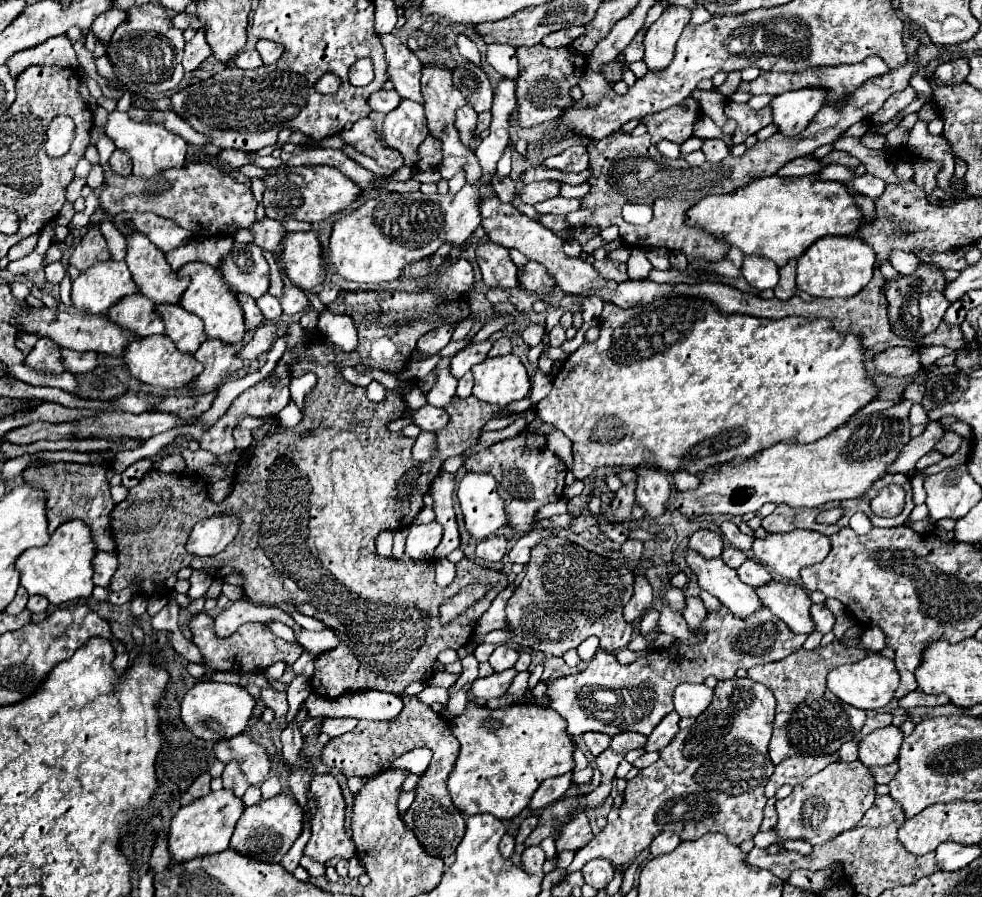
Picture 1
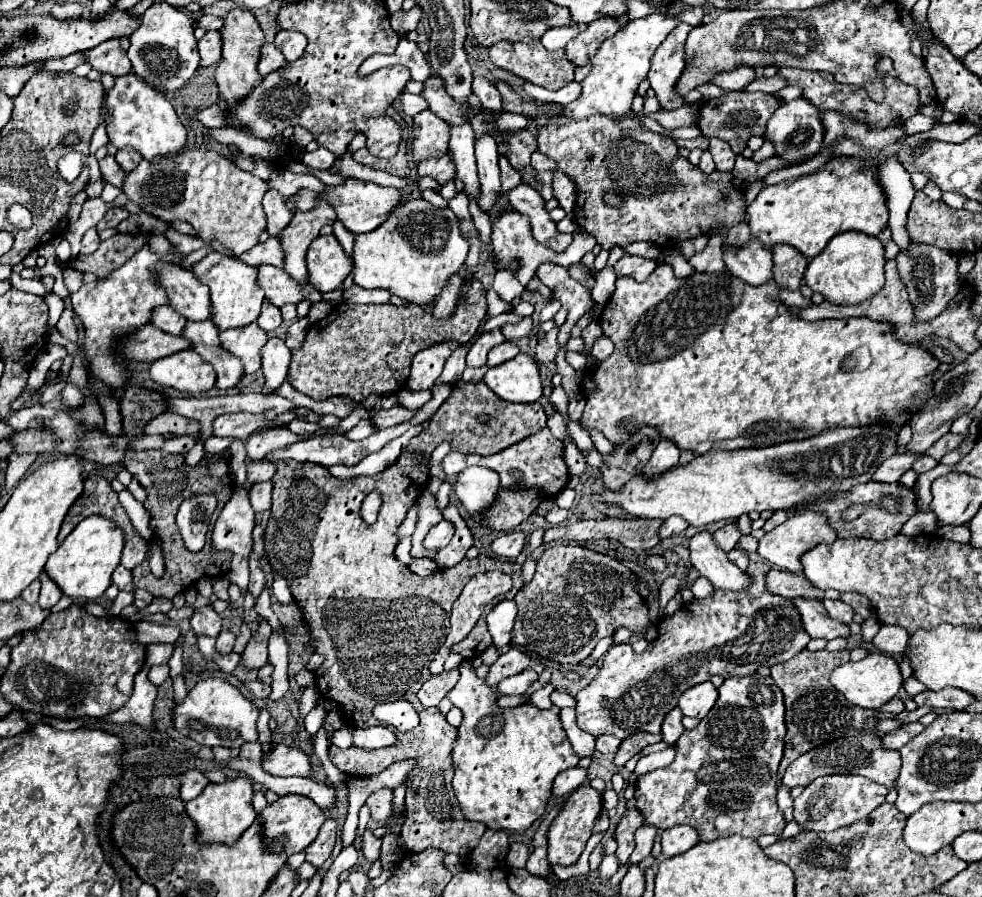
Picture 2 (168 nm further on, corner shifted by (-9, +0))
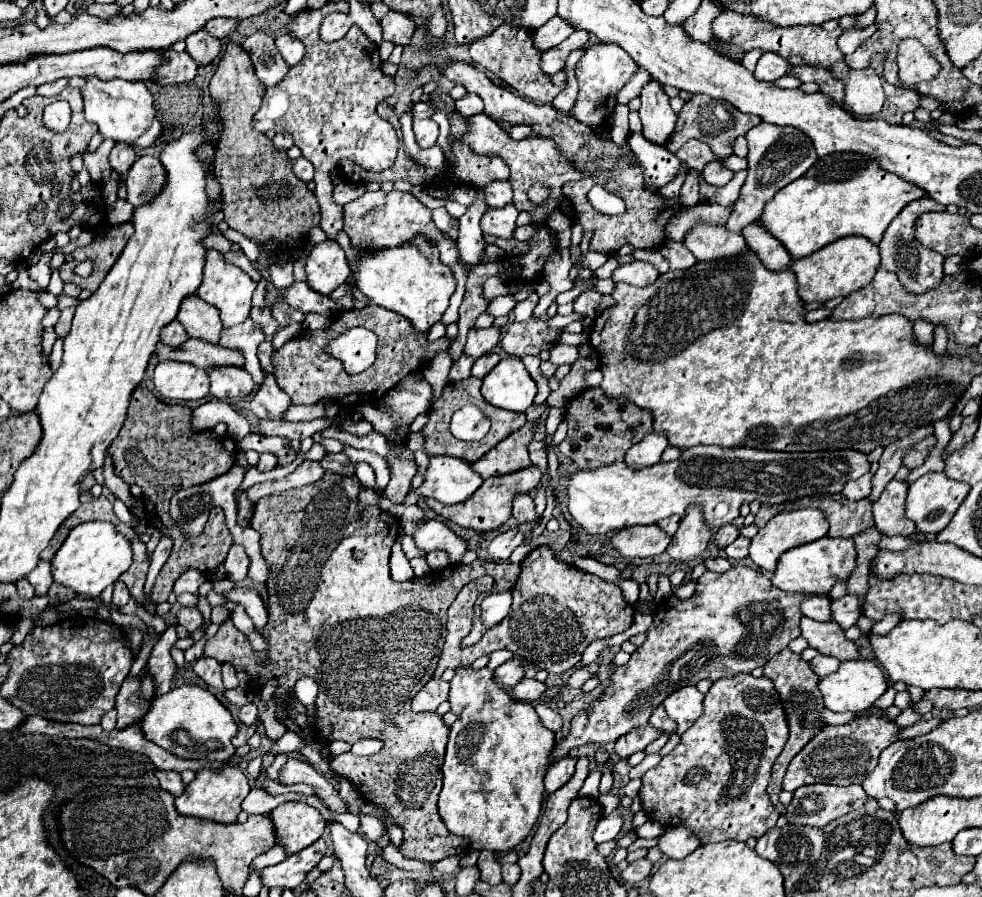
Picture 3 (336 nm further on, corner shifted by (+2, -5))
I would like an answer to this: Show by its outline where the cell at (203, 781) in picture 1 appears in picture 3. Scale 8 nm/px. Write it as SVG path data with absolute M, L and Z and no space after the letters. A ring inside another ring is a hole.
M154 769L154 775L158 777L160 787L162 787L164 791L172 793L174 797L178 797L178 795L184 791L184 783L182 783L178 771L160 771L160 769Z

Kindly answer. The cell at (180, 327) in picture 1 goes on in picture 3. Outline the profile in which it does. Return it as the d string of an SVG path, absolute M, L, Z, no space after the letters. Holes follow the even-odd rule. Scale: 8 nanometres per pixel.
M216 367L216 371L208 371L210 375L210 393L216 399L242 399L252 393L254 381L240 367Z

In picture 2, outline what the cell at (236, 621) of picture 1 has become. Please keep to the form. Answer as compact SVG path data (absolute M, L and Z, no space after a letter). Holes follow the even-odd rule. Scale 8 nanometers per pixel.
M223 630L217 638L217 650L219 652L231 652L233 650L233 642L235 642L235 634L231 630Z

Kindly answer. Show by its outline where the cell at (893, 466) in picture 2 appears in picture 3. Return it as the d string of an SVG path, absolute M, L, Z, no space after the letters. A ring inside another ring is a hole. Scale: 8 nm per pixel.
M866 473L862 475L860 479L856 481L848 481L842 489L842 495L848 499L848 501L860 501L860 499L866 499L872 491L872 485L870 485L870 479L872 479L872 473Z

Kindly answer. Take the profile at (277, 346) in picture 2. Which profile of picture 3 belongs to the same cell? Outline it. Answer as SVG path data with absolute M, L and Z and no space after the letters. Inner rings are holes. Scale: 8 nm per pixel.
M266 375L266 381L260 385L254 401L248 403L248 409L258 419L282 419L290 405L292 399L278 387L272 375Z

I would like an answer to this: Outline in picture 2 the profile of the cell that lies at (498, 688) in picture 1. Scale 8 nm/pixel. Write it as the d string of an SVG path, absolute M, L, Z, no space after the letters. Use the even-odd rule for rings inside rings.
M523 670L521 674L515 674L515 676L509 676L505 680L501 680L497 684L497 692L499 694L505 694L505 696L519 696L523 694L531 682L537 680L537 672L533 670Z

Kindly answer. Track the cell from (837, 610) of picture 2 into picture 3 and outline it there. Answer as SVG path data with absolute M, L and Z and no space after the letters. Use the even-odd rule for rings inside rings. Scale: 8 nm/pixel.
M846 595L842 599L832 601L832 619L842 627L848 629L854 625L862 613L862 599L858 595Z

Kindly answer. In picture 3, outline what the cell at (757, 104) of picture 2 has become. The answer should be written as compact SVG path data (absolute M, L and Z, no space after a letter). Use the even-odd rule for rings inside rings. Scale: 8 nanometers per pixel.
M692 95L692 99L688 103L684 103L684 107L678 113L678 121L676 121L676 129L672 133L672 139L668 141L668 151L676 153L688 139L698 139L710 145L710 149L714 151L714 155L718 159L726 159L732 155L732 143L736 137L748 133L752 127L756 127L758 123L762 123L760 117L756 115L746 115L742 111L738 111L736 107L732 107L728 101L722 99L714 99L710 95Z

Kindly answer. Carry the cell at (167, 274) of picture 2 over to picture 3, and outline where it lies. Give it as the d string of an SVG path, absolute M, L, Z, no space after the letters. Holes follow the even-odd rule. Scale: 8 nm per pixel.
M194 295L194 299L186 299L184 305L180 305L178 321L184 325L190 337L196 337L214 345L220 341L222 321L218 317L218 311L216 307L204 303L198 295Z

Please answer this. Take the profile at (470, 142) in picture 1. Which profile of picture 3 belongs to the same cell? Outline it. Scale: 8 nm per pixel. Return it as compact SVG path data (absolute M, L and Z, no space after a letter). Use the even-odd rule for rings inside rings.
M476 189L476 191L478 191L478 199L460 217L460 235L456 239L460 259L470 267L480 263L480 259L484 255L484 247L486 247L484 237L482 237L482 229L480 229L480 215L484 215L488 205L484 203L482 191L480 189Z

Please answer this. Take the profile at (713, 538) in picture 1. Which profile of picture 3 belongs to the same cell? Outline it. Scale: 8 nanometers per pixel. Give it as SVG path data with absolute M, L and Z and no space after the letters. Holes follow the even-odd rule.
M724 525L724 527L720 527L718 531L716 531L716 535L714 535L714 541L716 541L716 545L718 547L728 547L736 537L740 535L740 531L738 531L738 527L736 525Z

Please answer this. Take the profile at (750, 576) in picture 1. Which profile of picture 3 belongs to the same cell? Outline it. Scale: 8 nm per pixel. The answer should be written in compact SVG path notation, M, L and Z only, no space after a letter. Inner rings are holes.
M808 597L802 603L802 613L814 621L832 621L832 611L830 611L830 599L828 597Z

